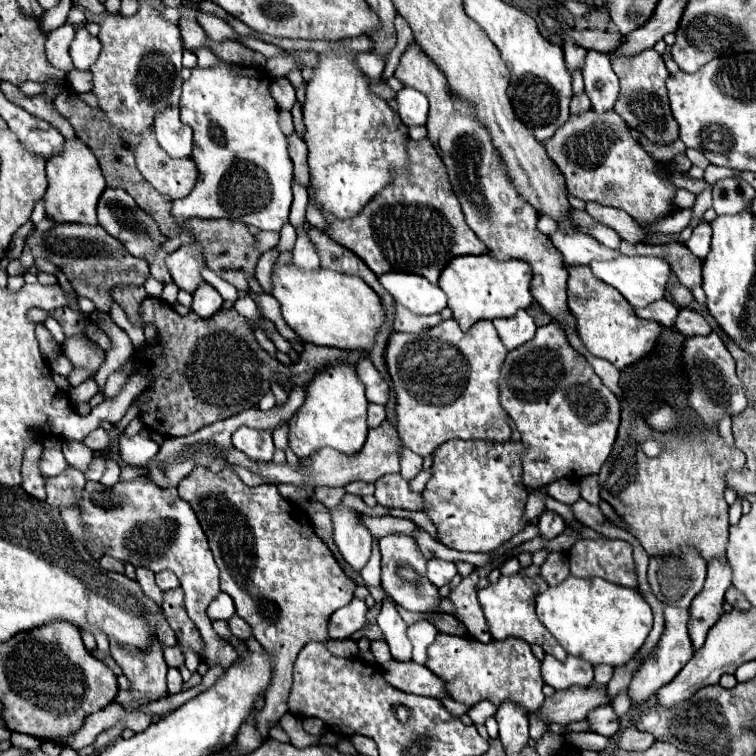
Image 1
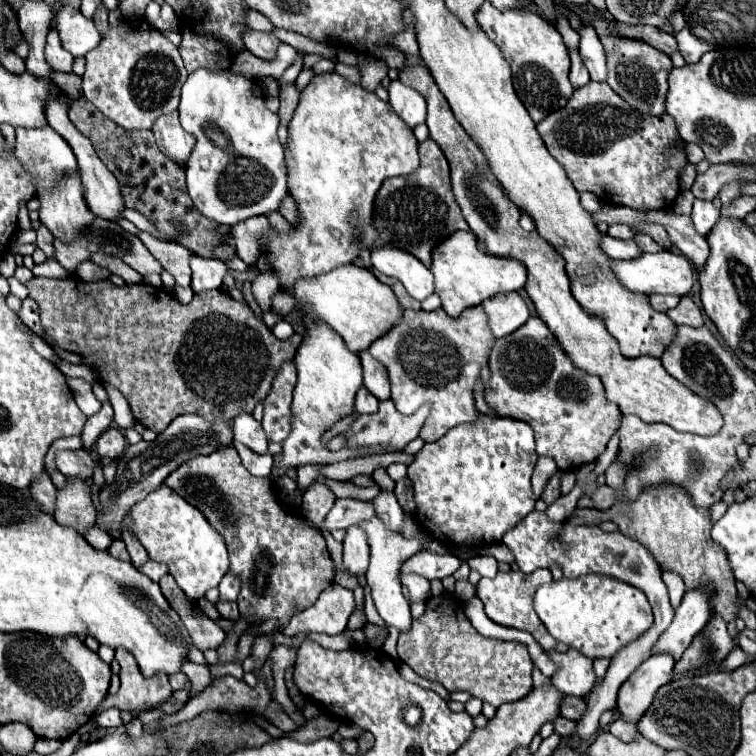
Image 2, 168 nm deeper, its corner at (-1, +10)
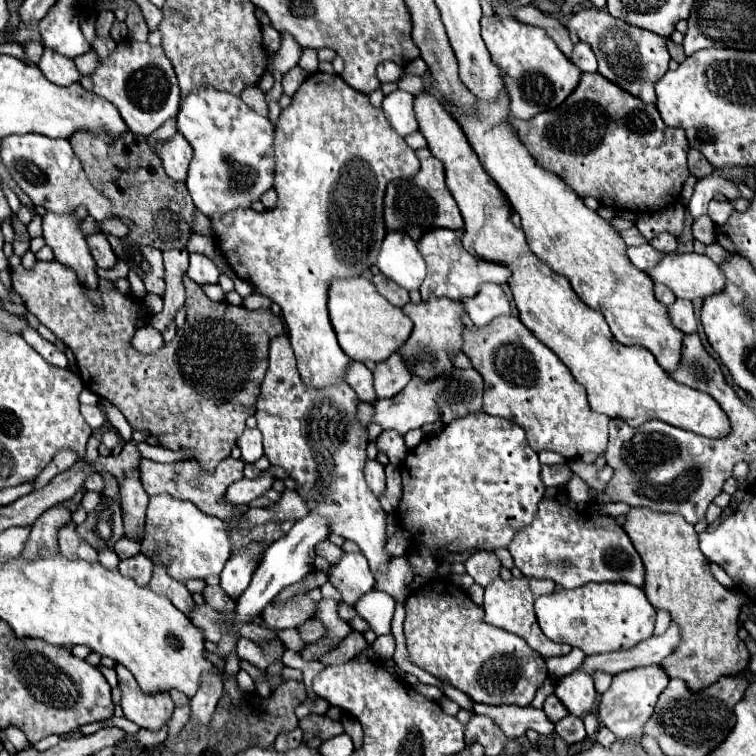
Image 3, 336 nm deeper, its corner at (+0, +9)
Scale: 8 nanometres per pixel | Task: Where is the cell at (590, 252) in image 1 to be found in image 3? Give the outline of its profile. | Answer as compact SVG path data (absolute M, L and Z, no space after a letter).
M640 245L640 247L628 247L628 257L634 263L634 267L642 269L642 271L650 271L652 267L656 267L656 263L660 263L666 255L652 249L652 245Z

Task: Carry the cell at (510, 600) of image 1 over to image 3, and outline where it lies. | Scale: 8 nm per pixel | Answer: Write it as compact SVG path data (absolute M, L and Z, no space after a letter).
M525 576L520 579L512 579L512 581L502 581L502 579L496 579L492 581L486 591L484 591L484 609L486 609L486 621L494 627L502 627L510 633L516 633L520 635L532 649L536 649L544 659L548 657L556 657L556 655L562 656L562 644L556 645L552 643L542 631L540 631L540 625L538 625L537 618L534 612L534 602L540 595L548 595L556 589L556 585L550 581L550 579L536 579L528 578Z

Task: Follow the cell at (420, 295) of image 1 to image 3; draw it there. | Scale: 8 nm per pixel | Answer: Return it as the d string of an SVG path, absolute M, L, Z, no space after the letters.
M404 231L386 233L376 265L388 279L408 291L418 289L426 277L426 263L412 237L404 235Z

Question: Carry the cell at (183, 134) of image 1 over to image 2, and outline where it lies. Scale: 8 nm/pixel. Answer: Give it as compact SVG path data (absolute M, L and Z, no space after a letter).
M177 110L157 118L153 124L153 134L155 134L155 142L157 142L159 150L167 158L171 158L175 162L187 162L187 158L195 146L195 136L183 130L183 126L179 124Z

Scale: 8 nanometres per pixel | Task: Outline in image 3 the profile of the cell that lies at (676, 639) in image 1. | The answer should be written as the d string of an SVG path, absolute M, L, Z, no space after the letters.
M660 665L640 667L640 669L630 669L630 671L618 673L612 677L610 689L606 693L602 693L602 697L600 697L598 719L616 735L618 743L638 741L644 735L644 723L654 713L658 695L666 689L666 685L668 685L668 675L662 671Z

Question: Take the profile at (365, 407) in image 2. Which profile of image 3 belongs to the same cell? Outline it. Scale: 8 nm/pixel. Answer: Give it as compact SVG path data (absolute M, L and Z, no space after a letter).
M350 361L346 369L346 383L356 391L360 401L376 401L376 393L372 387L372 373L360 361Z

